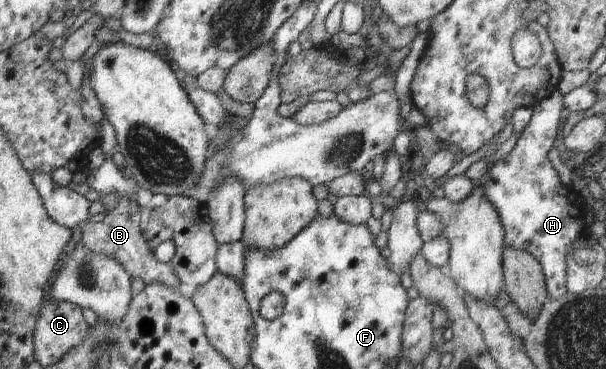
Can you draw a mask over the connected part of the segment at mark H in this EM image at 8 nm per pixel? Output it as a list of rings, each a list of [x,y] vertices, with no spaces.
[[[556,90],[550,97],[533,106],[531,119],[524,128],[522,136],[517,140],[517,144],[504,159],[495,161],[489,172],[488,183],[480,188],[482,193],[490,200],[490,203],[497,209],[505,231],[505,245],[526,250],[539,261],[545,275],[547,292],[551,298],[561,298],[567,292],[565,280],[567,274],[566,254],[570,252],[571,245],[576,239],[580,236],[589,235],[590,229],[590,227],[584,229],[580,224],[580,221],[588,213],[584,198],[571,185],[565,186],[560,182],[558,173],[548,161],[548,156],[544,154],[560,131],[558,128],[561,119],[560,111],[564,108],[562,98],[563,95]]]

